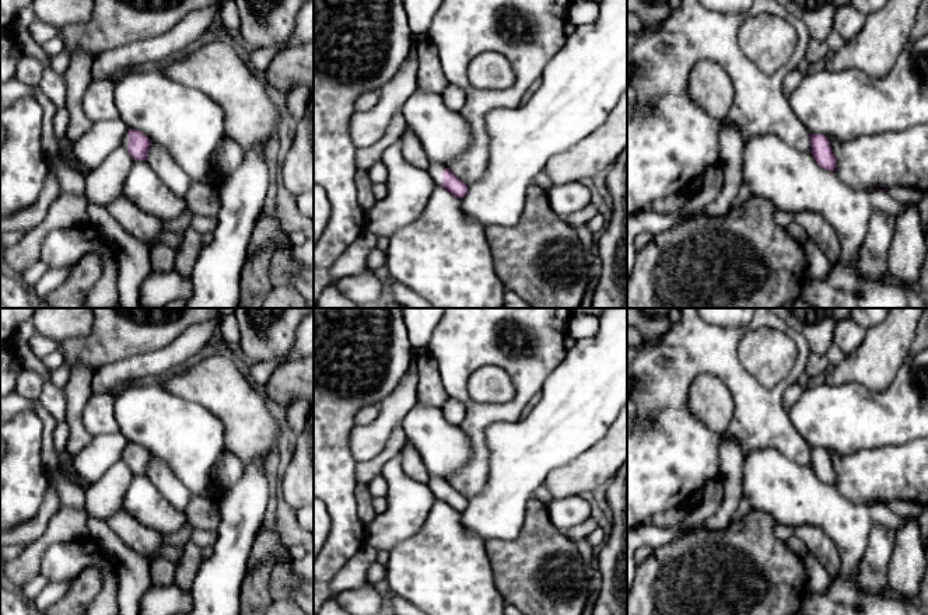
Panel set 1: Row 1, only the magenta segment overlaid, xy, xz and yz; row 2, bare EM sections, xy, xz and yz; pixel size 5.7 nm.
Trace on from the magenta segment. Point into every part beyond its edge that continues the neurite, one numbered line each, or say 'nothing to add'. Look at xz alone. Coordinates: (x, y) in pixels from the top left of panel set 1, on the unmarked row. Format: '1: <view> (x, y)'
1: xz (436, 484)

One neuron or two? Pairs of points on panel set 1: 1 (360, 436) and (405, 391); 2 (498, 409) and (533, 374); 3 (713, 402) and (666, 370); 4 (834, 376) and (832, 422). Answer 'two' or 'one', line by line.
1: one
2: one
3: two
4: two

